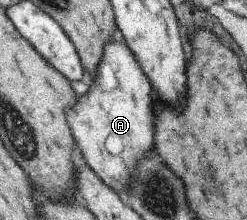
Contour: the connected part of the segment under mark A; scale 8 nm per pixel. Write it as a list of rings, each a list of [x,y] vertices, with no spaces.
[[[116,36],[112,39],[111,42],[108,42],[102,47],[102,58],[96,67],[96,76],[93,80],[86,80],[89,84],[89,92],[86,95],[80,95],[76,98],[76,101],[72,103],[70,108],[66,109],[66,122],[68,123],[69,129],[71,130],[71,135],[74,139],[74,145],[76,146],[78,155],[80,159],[87,165],[87,167],[92,169],[92,172],[105,184],[107,187],[110,187],[115,193],[123,193],[128,187],[128,182],[132,176],[132,170],[135,170],[138,166],[138,161],[141,160],[146,154],[150,152],[153,153],[154,149],[154,103],[155,97],[153,91],[150,87],[148,79],[145,77],[145,74],[141,71],[141,68],[138,66],[138,63],[135,61],[135,58],[132,56],[130,49],[121,41],[119,36]]]

